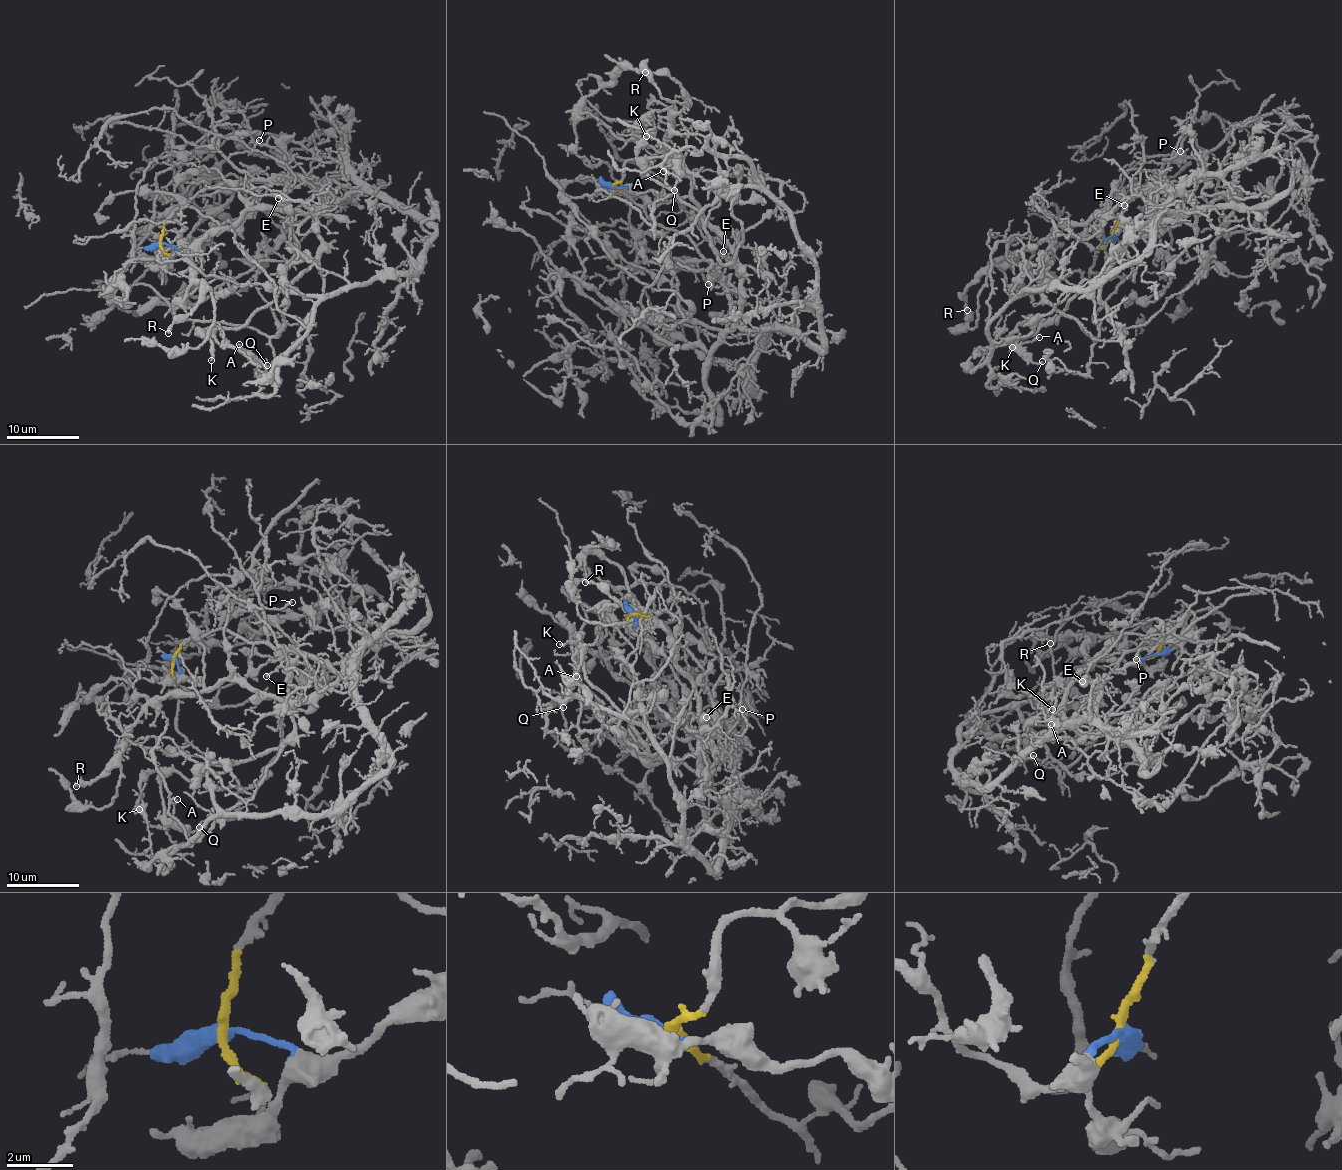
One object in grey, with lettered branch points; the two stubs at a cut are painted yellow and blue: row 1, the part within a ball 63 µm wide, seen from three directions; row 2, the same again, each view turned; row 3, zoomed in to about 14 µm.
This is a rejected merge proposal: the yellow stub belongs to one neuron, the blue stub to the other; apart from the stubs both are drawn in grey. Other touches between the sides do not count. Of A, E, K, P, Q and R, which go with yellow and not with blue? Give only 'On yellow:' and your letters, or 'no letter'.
On yellow: E, P

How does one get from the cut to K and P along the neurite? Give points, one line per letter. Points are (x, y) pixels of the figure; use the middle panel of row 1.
K: (614, 185), (693, 201), (739, 273), (724, 265), (700, 213), (649, 175), (637, 155), (652, 134), (645, 135)
P: (614, 185), (658, 225), (686, 235), (701, 257), (701, 260), (680, 261), (692, 260), (708, 283)

